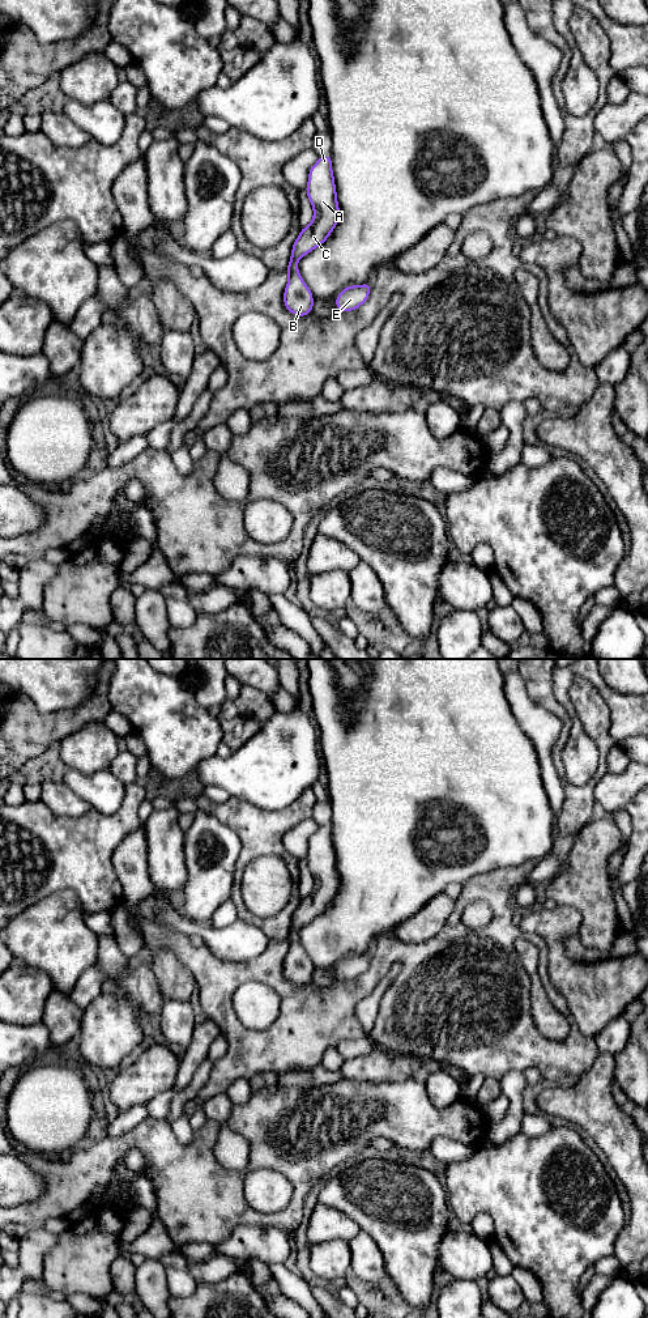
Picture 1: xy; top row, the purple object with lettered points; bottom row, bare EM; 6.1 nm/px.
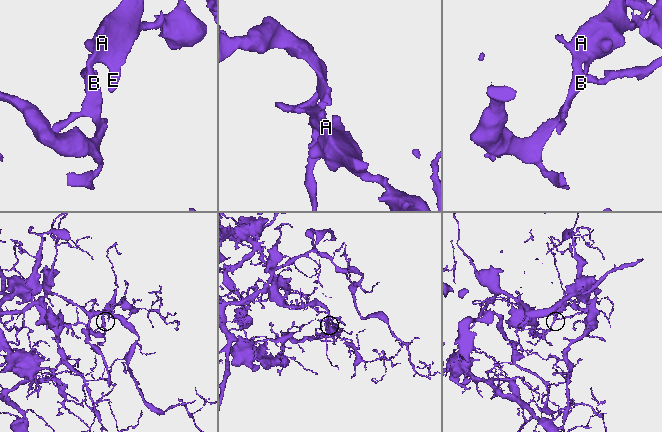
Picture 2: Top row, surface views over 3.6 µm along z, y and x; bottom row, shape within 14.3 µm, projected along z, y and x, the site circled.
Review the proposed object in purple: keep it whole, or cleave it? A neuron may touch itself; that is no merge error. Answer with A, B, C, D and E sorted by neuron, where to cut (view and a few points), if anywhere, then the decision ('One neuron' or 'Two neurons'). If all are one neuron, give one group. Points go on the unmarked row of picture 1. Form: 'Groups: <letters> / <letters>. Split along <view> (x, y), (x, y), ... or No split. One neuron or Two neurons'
Groups: A B C D E. No split. One neuron

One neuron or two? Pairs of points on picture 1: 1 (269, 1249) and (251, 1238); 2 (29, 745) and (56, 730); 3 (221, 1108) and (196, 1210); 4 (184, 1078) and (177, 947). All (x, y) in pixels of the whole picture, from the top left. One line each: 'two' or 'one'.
1: one
2: one
3: two
4: two

